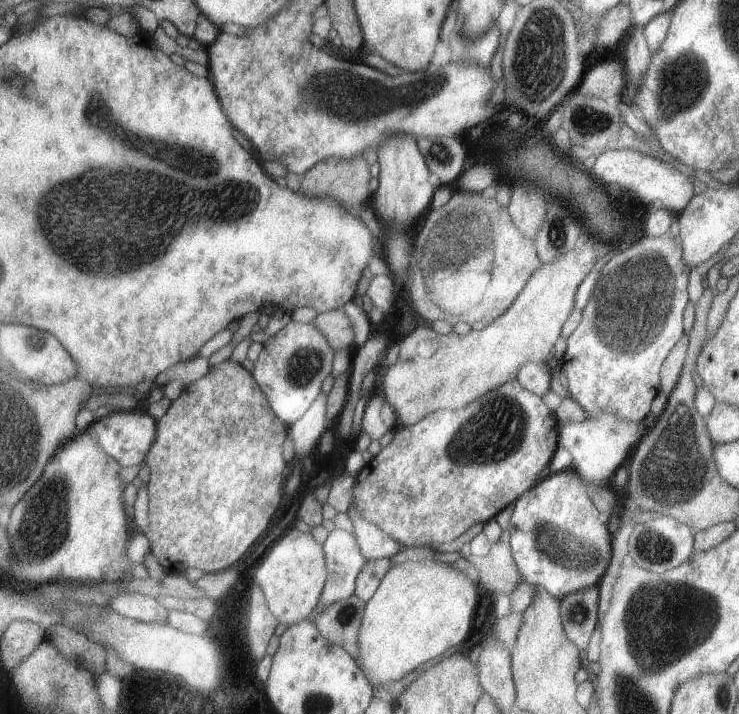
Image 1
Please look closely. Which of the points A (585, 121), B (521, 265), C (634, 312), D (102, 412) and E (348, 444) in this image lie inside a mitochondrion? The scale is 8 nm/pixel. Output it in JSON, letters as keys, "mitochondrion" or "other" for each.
{"A":"mitochondrion","B":"other","C":"mitochondrion","D":"other","E":"other"}

